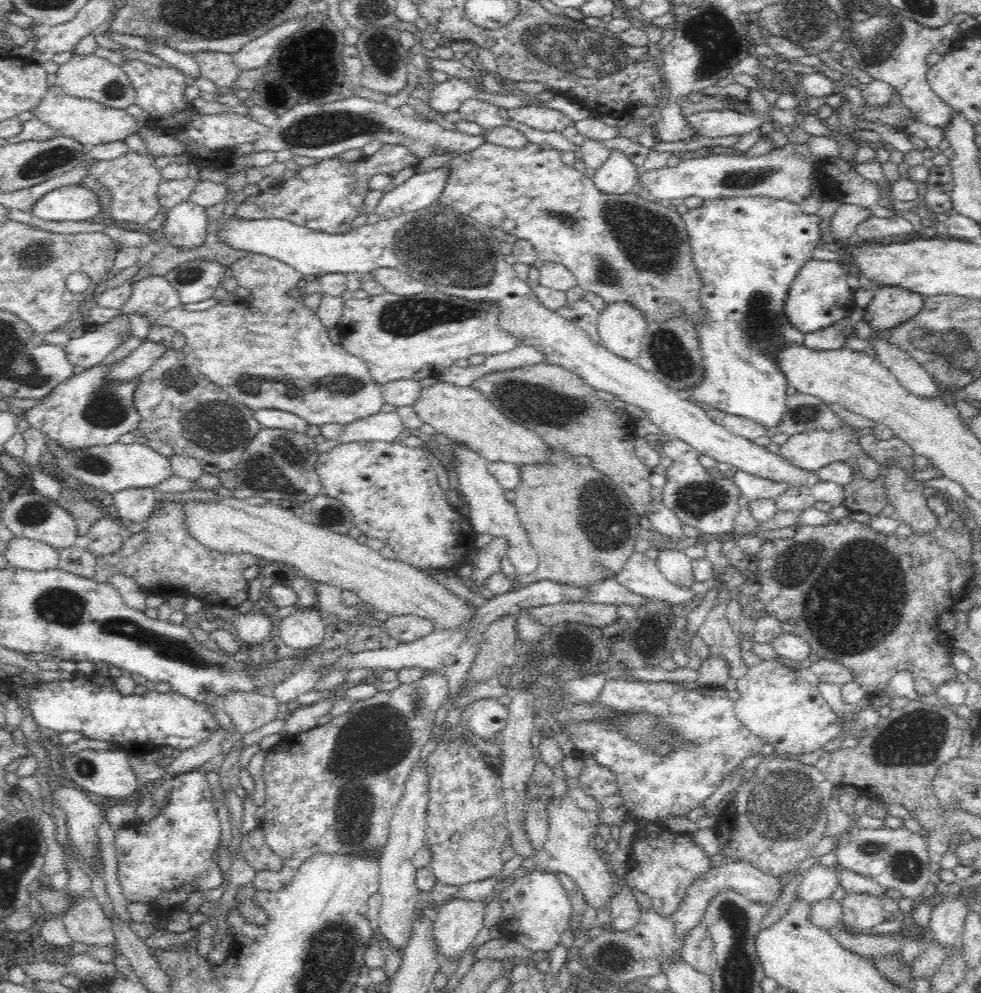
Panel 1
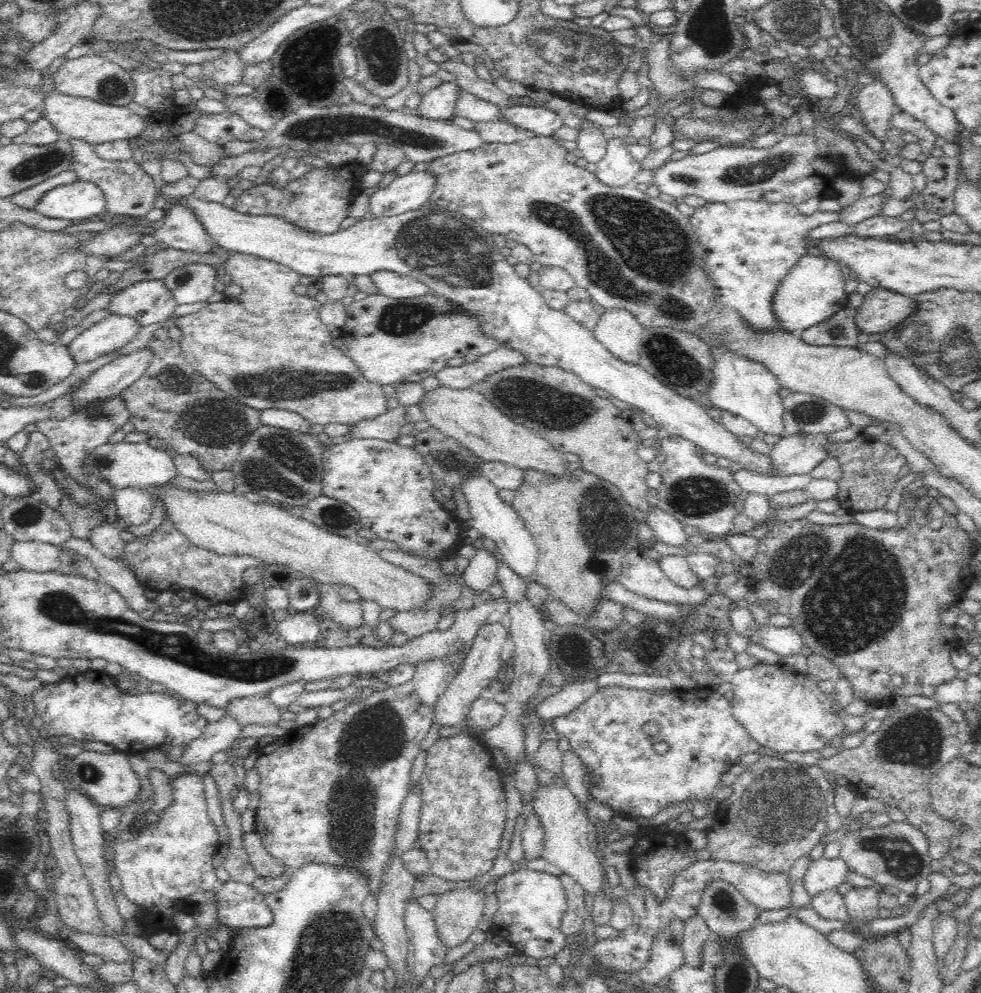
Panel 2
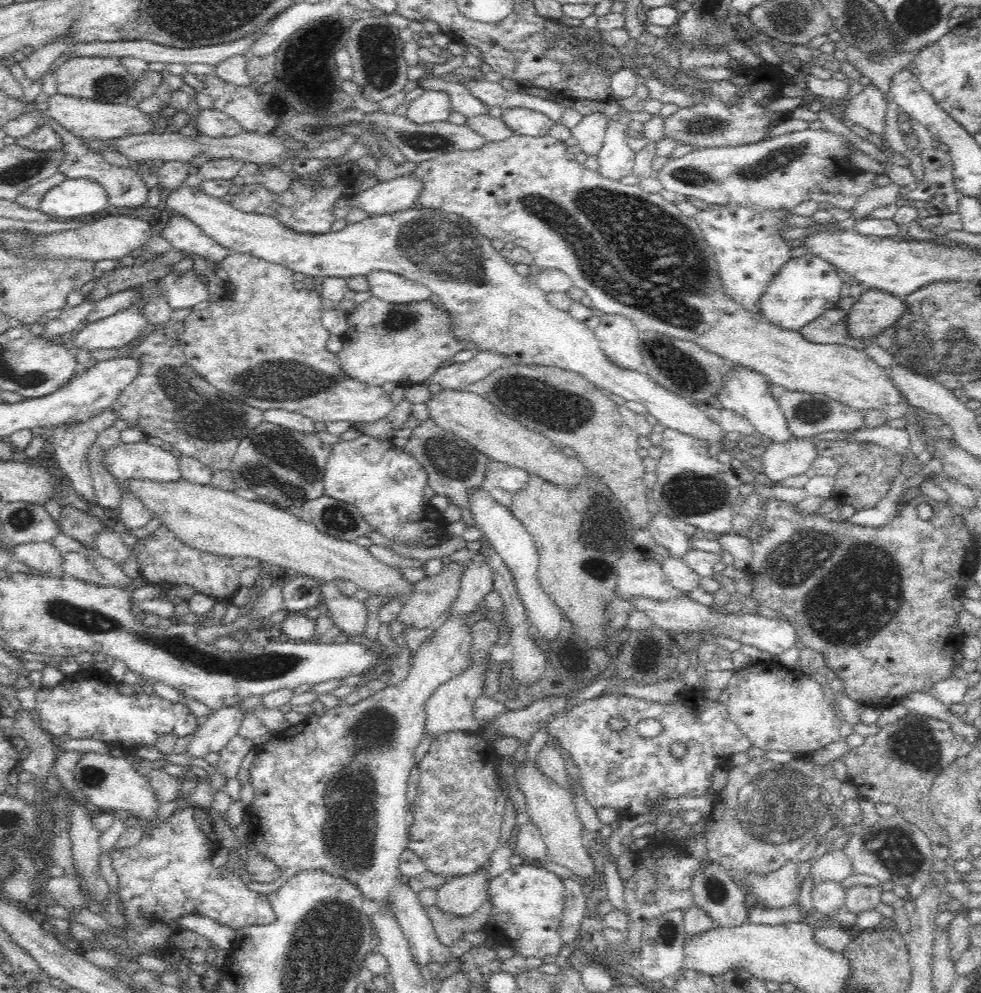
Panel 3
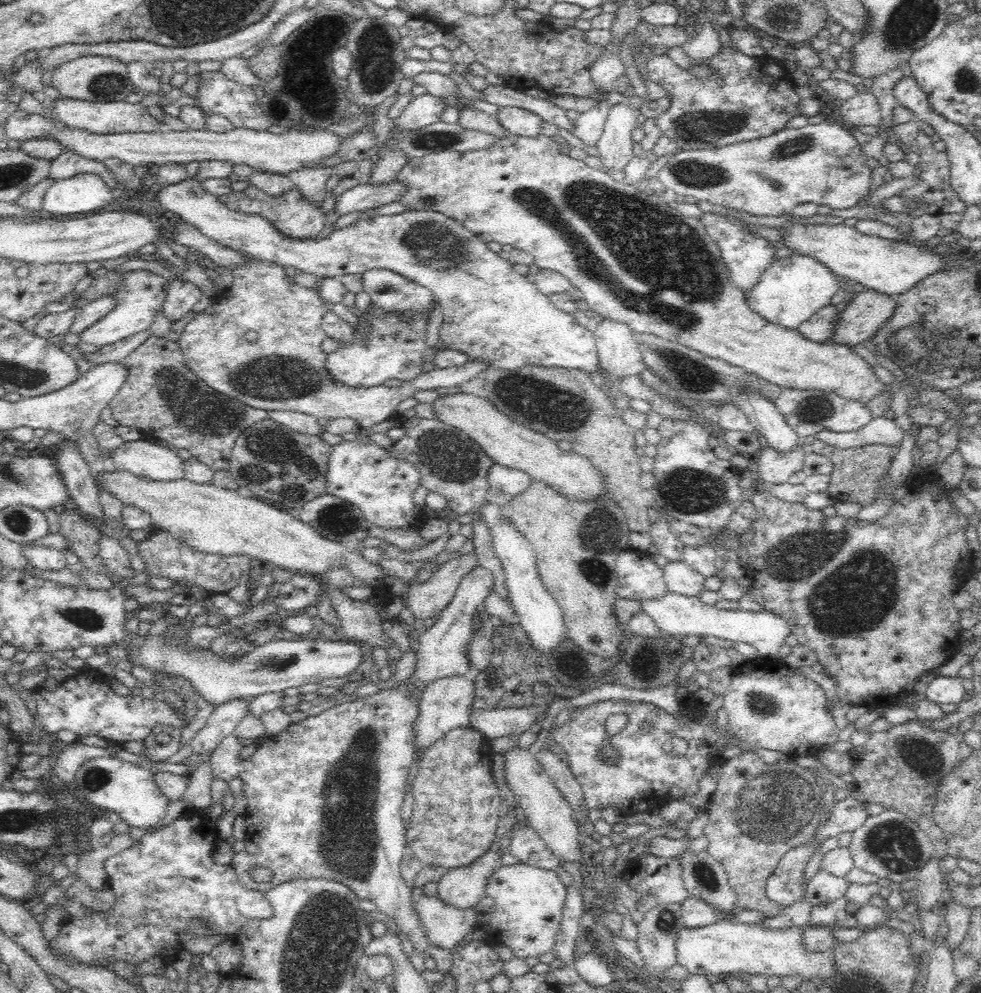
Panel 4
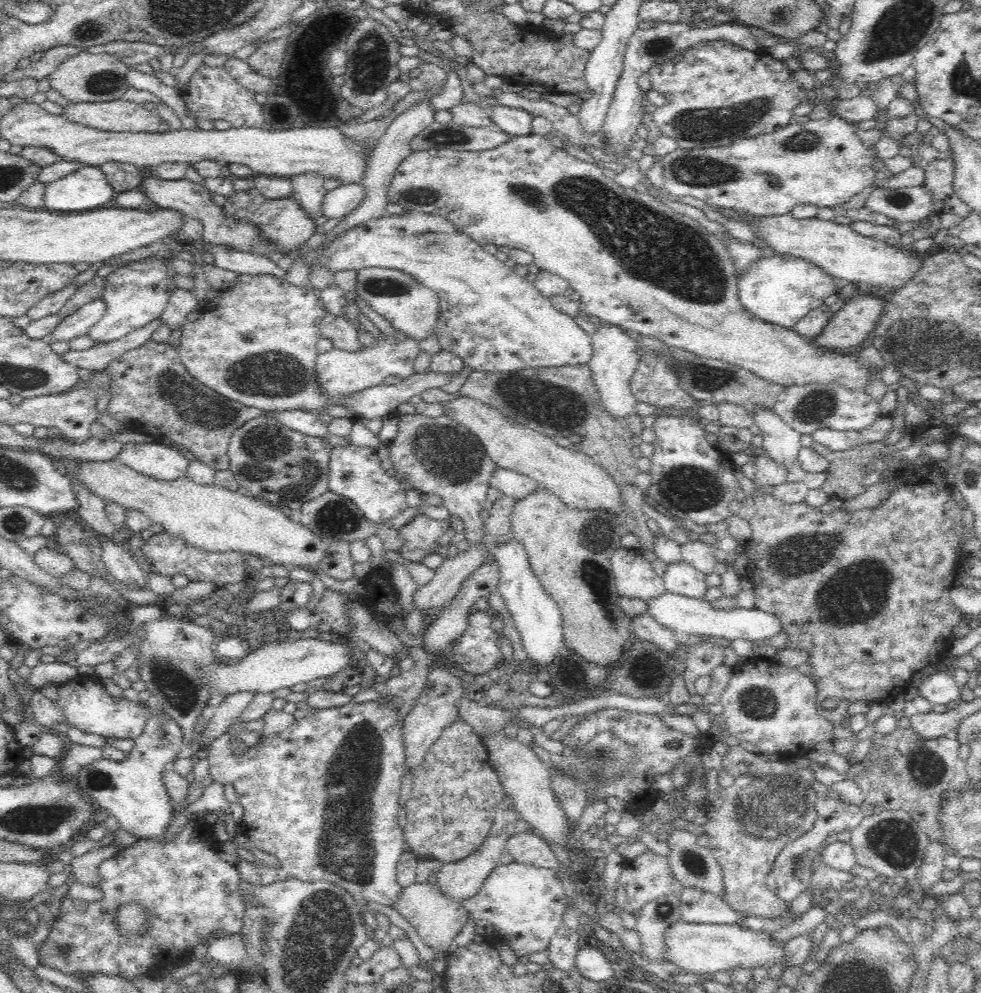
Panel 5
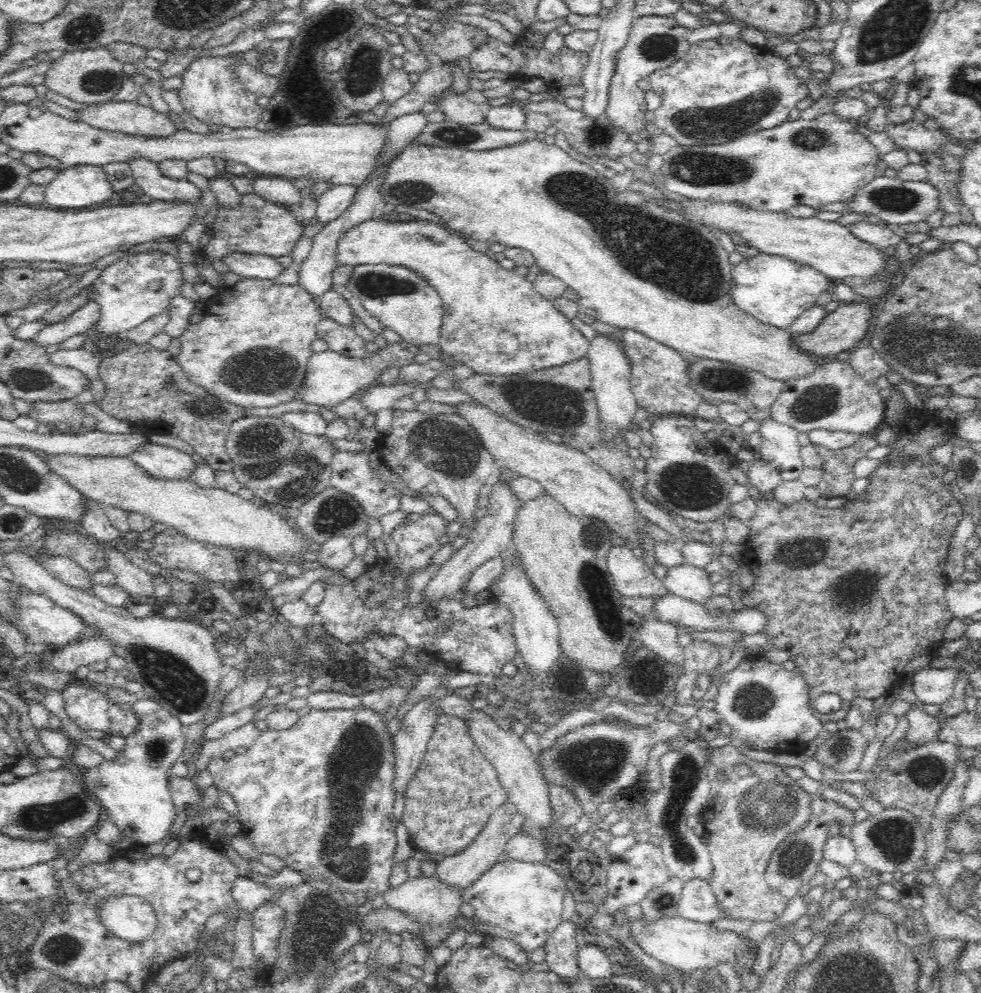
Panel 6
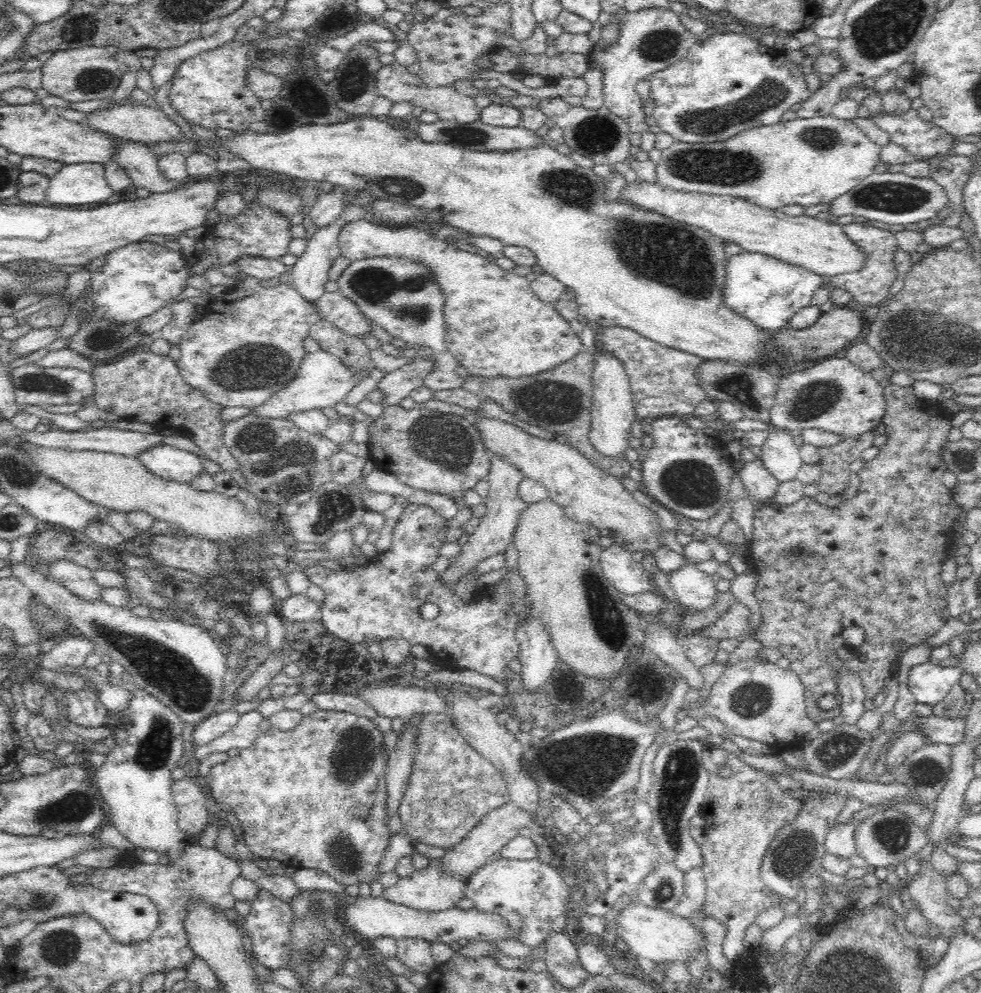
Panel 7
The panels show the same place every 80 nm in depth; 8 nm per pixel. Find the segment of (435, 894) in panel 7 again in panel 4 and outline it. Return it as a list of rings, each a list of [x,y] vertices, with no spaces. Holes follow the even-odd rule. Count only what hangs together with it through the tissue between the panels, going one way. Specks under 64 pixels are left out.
[[[420,887],[413,889],[413,901],[432,945],[452,950],[467,934],[479,929],[479,910],[475,907],[458,910],[444,905],[437,896],[426,897]]]

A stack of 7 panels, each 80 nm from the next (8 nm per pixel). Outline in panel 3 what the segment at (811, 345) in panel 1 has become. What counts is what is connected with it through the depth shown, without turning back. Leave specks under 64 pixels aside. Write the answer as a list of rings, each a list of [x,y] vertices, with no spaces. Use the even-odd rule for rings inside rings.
[[[841,308],[830,310],[802,328],[800,334],[810,343],[822,345],[848,346],[863,350],[864,344],[860,339],[854,339],[848,331],[848,314]]]

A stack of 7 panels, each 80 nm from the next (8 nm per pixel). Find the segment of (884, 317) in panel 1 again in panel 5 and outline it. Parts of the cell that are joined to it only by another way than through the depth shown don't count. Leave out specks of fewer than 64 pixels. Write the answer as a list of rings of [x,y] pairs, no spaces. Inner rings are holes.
[[[874,293],[858,294],[853,299],[847,299],[847,303],[828,322],[829,328],[812,342],[816,347],[838,351],[865,345],[871,341],[880,318],[884,316],[886,306],[888,306],[888,301],[882,296],[874,295]]]

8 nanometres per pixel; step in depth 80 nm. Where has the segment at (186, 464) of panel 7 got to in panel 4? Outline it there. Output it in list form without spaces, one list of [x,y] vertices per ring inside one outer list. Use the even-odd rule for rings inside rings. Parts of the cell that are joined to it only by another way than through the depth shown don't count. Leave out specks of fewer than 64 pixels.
[[[147,438],[127,442],[110,454],[114,472],[132,473],[158,482],[183,478],[184,455],[152,444]]]

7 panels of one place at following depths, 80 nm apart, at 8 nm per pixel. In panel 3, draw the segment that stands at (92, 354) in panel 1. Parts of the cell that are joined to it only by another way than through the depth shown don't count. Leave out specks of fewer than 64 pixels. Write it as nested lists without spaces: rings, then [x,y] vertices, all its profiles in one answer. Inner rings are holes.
[[[124,310],[89,324],[73,338],[72,351],[95,351],[118,349],[142,335],[149,323],[139,310]]]

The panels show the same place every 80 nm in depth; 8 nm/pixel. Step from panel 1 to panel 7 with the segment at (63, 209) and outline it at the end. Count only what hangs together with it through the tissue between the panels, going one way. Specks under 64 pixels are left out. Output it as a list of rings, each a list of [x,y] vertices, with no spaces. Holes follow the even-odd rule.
[[[103,164],[63,165],[45,185],[44,204],[55,207],[100,204],[113,193],[107,183]]]

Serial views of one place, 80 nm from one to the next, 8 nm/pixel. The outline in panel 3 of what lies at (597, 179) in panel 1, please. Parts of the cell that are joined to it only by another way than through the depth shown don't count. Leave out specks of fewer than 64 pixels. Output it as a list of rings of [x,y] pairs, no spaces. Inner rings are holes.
[[[616,115],[611,119],[612,122],[607,124],[602,150],[597,156],[597,171],[606,179],[622,183],[622,178],[633,174],[636,152],[626,143],[629,117]]]

